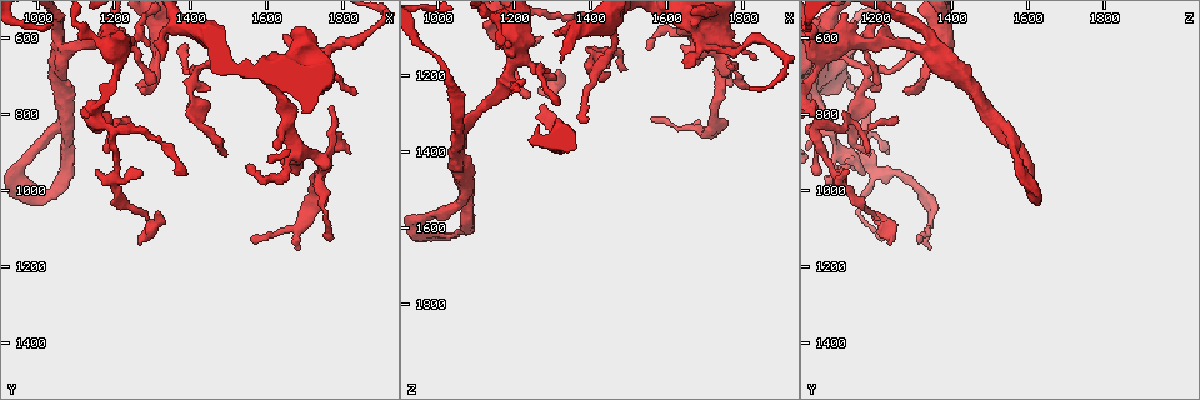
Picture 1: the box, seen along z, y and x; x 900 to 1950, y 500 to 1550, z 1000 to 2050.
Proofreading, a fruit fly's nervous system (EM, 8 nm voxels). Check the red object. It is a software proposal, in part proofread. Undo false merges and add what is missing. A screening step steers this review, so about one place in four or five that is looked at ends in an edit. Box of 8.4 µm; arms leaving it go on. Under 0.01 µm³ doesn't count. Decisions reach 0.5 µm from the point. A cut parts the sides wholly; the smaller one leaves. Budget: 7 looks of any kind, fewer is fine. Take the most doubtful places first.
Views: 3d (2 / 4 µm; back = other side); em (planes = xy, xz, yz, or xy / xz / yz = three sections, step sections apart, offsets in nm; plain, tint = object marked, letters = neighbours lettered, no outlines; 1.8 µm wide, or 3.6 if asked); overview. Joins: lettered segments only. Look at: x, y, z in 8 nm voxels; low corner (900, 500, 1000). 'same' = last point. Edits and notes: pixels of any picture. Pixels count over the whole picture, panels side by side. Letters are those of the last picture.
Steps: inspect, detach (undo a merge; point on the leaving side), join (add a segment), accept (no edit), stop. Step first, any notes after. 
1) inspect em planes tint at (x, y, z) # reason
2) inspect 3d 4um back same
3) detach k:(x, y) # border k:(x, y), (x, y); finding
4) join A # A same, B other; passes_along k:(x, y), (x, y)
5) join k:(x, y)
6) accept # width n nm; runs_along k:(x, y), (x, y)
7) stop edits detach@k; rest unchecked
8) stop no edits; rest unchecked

inspect 3d 4um at (1280, 740, 1265) # thin end

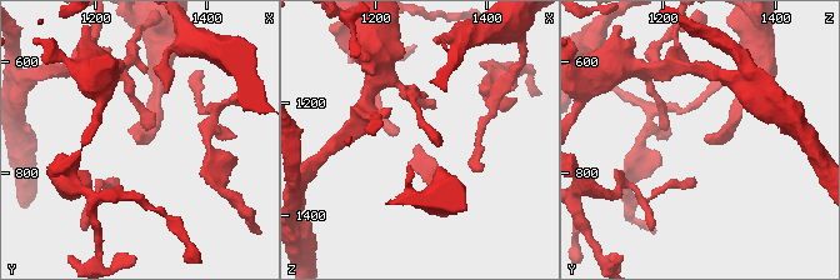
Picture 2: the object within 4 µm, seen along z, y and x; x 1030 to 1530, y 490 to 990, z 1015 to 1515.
inspect em 3.6um planes letters at (1280, 740, 1275)

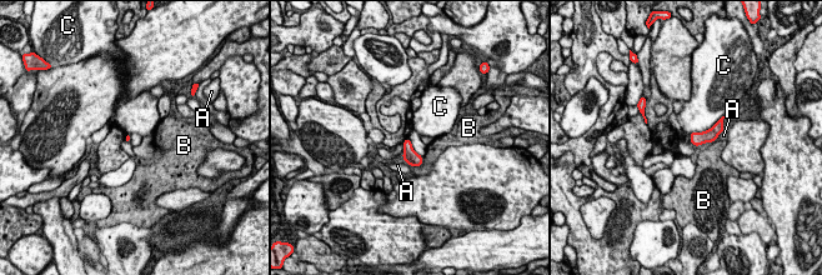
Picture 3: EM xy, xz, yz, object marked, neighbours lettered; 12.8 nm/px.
accept # longest_contact C 480 nm; A other, B other, C other; border 3:(722, 115), (710, 128), (690, 133); none of them fits

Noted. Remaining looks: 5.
inspect em yz step 16 tint at (1065, 805, 1500) # branch point

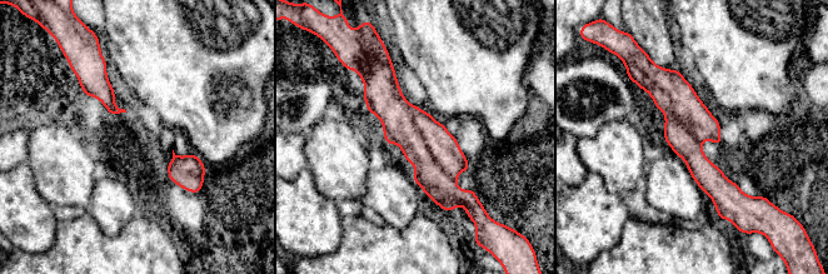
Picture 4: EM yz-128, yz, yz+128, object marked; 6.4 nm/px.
inspect em planes letters same # cut it another way

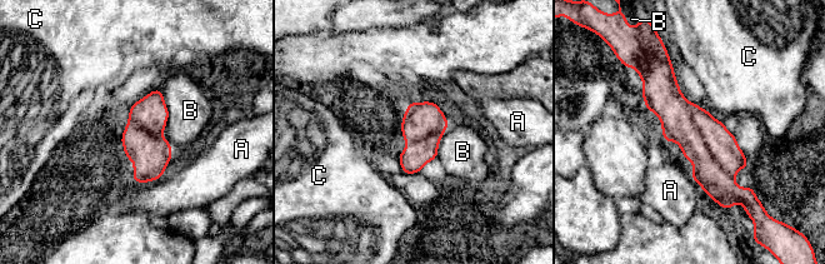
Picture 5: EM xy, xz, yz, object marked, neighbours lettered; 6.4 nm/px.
accept # A other, B other, C other; runs_along 5:(668, 64), (723, 203); all the same neuron

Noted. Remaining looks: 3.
inspect em yz step 8 letters at (1750, 985, 1195) # sudden change in width

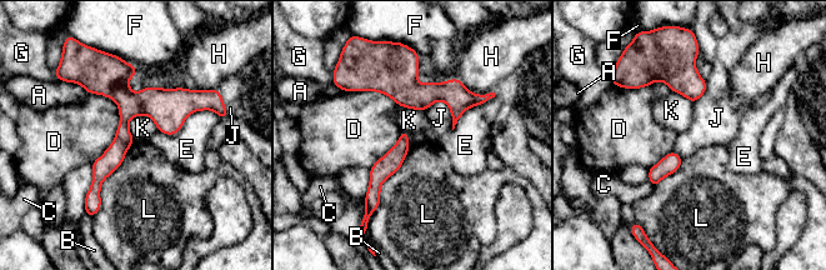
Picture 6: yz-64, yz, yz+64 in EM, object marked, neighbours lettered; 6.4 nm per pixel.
accept # A other, B other, C other, D other, E other, F other, G other, H other, J other, K other, L other; one neuron here

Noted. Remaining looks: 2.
stop no edits; rest unchecked

